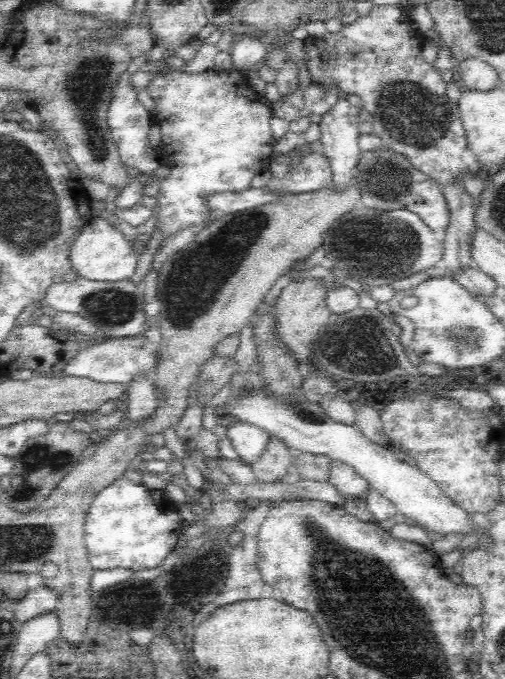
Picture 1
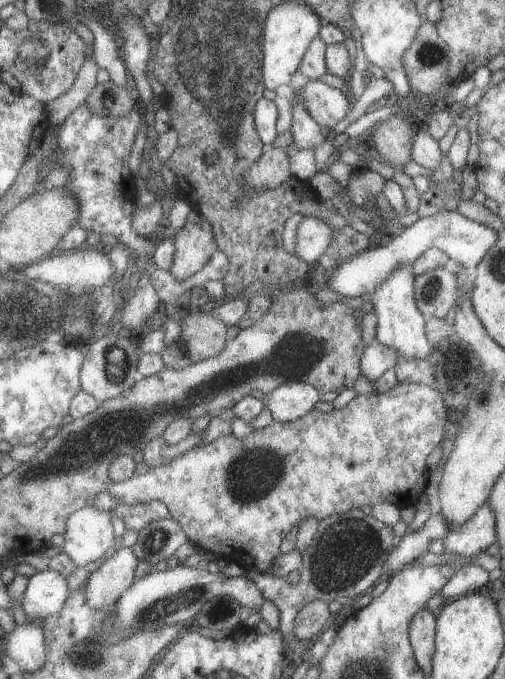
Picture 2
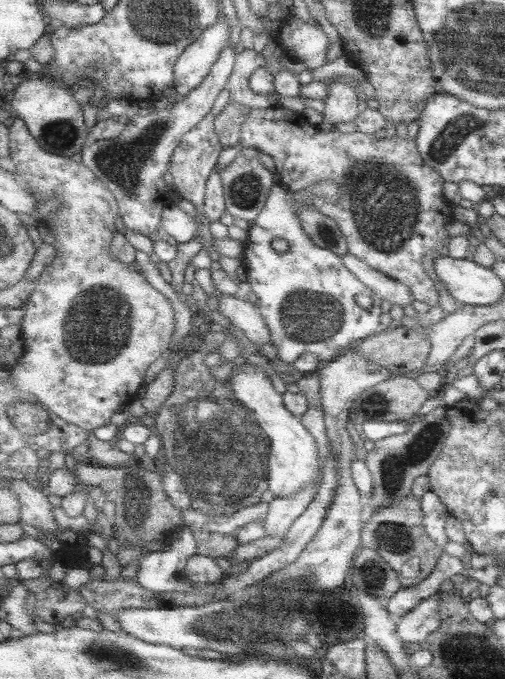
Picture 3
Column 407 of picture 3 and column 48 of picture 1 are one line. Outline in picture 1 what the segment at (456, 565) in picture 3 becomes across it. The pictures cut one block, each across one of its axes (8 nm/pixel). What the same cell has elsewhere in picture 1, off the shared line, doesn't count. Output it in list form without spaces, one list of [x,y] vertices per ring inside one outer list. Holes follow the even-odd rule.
[[[40,586],[36,590],[28,592],[22,600],[12,604],[10,608],[12,608],[14,620],[26,624],[28,620],[32,620],[36,616],[54,612],[56,604],[58,604],[58,594],[52,588],[48,588],[48,586]]]

